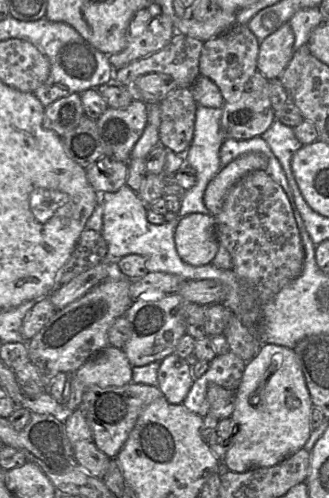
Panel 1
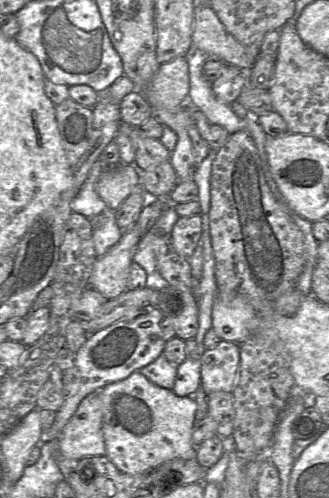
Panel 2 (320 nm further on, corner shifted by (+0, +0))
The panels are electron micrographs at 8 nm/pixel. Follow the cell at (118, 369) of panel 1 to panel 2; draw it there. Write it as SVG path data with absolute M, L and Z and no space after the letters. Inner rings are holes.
M135 371L126 379L111 383L98 392L102 401L105 456L120 471L137 475L173 459L196 459L197 447L192 442L197 412L194 396L179 397L172 390L153 384L140 371Z

